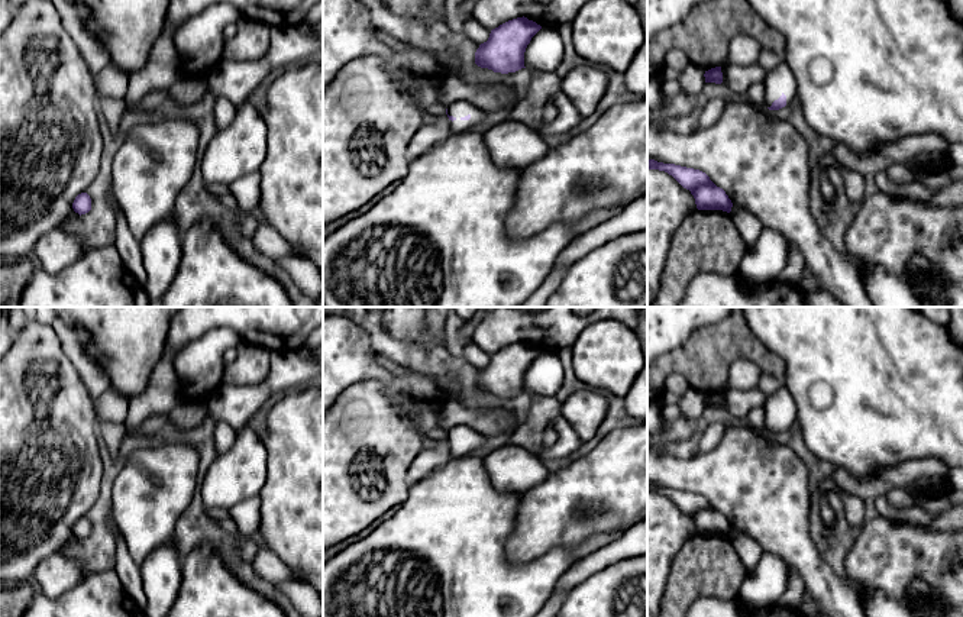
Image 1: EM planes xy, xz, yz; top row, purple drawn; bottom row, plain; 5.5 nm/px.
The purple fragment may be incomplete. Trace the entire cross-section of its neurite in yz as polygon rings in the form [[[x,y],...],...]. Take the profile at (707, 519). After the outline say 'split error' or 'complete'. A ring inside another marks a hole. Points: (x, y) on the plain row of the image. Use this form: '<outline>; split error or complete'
[[[655,484],[647,485],[647,494],[659,494],[672,500],[684,513],[691,516],[698,534],[731,536],[731,524],[705,497],[675,488],[657,487]]]; complete

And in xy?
[[[81,517],[75,521],[72,527],[72,533],[75,537],[85,539],[91,534],[91,523],[87,517]]]; complete

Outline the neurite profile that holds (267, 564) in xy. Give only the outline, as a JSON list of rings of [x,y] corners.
[[[259,543],[256,555],[252,558],[255,572],[271,582],[294,579],[291,569],[266,546]]]

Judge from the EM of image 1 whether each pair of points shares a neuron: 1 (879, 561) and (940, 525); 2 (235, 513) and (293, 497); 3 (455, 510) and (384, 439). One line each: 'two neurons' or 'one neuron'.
1: two neurons
2: two neurons
3: two neurons

